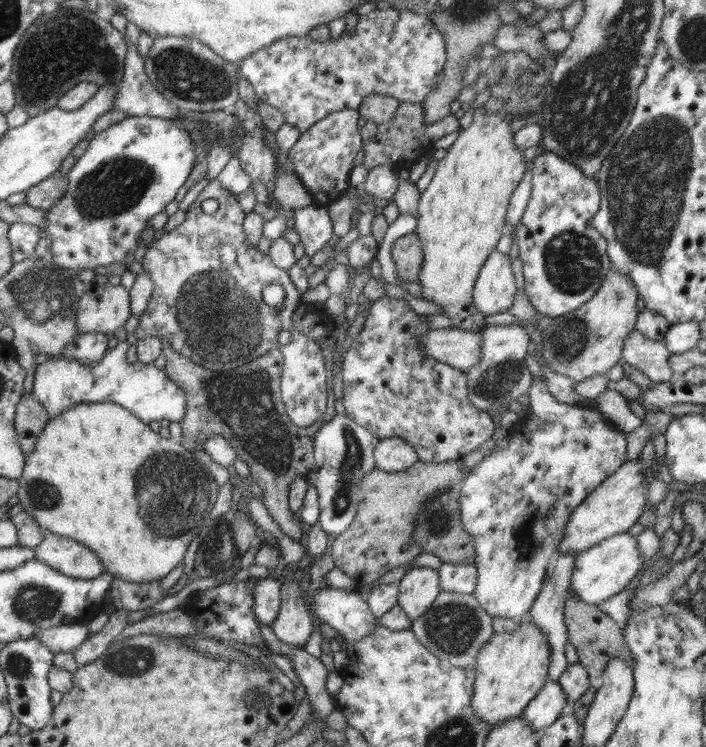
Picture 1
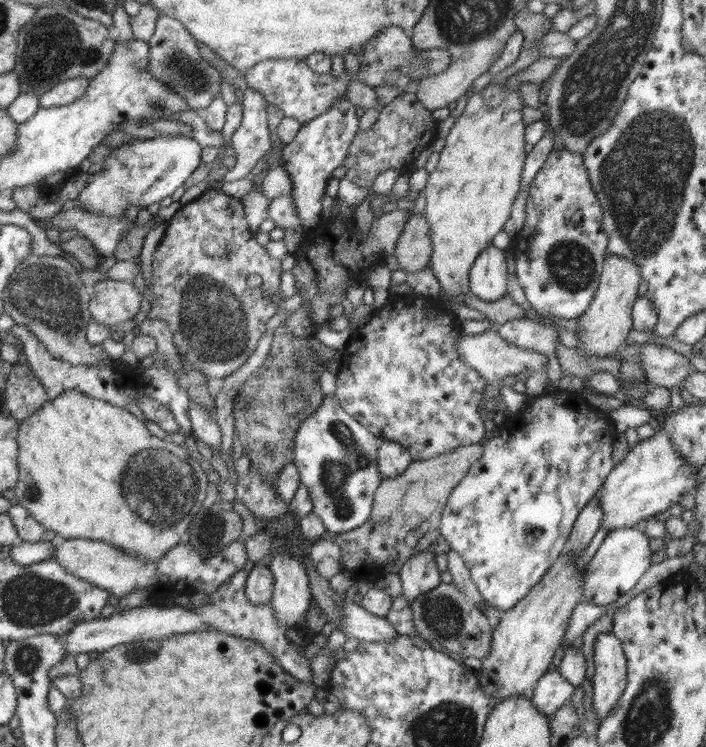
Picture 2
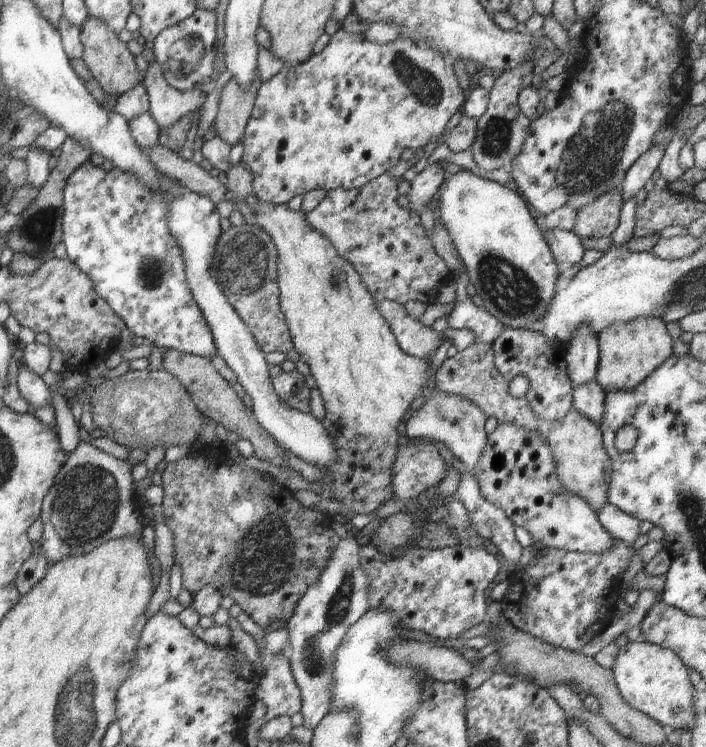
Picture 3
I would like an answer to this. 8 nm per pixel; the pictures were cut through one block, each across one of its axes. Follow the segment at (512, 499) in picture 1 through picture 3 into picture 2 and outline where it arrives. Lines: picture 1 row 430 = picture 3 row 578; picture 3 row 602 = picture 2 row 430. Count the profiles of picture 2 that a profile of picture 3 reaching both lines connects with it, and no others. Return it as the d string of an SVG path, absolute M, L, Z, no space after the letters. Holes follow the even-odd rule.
M542 396L542 398L536 398L536 400L529 398L524 410L509 413L500 428L500 434L483 443L483 455L480 457L480 460L470 467L466 477L460 480L460 483L448 497L446 506L442 509L439 529L452 550L456 551L463 558L465 565L470 571L471 579L488 604L502 612L510 610L531 591L531 588L537 582L540 582L544 573L556 562L556 559L562 552L566 551L567 540L571 535L577 516L581 513L584 505L600 491L608 474L616 465L612 461L612 444L616 442L614 436L616 436L616 430L612 428L612 424L608 424L608 416L604 412L600 412L600 409L594 410L594 408L590 408L588 402L584 406L560 406L558 398Z

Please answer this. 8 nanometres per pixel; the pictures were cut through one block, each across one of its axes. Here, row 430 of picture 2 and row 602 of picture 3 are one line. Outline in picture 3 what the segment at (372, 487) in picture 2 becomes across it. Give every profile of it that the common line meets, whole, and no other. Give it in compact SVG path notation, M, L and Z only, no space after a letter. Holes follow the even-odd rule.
M348 535L341 539L338 546L331 554L330 560L319 574L317 581L308 587L308 590L300 597L300 600L294 607L292 616L287 620L285 629L289 634L289 661L291 671L296 684L301 690L300 710L304 717L303 726L308 728L316 728L316 725L329 713L331 708L333 684L333 661L337 648L344 640L347 630L366 614L371 608L368 602L370 580L365 575L359 550L361 549L360 540L355 540L352 535Z

